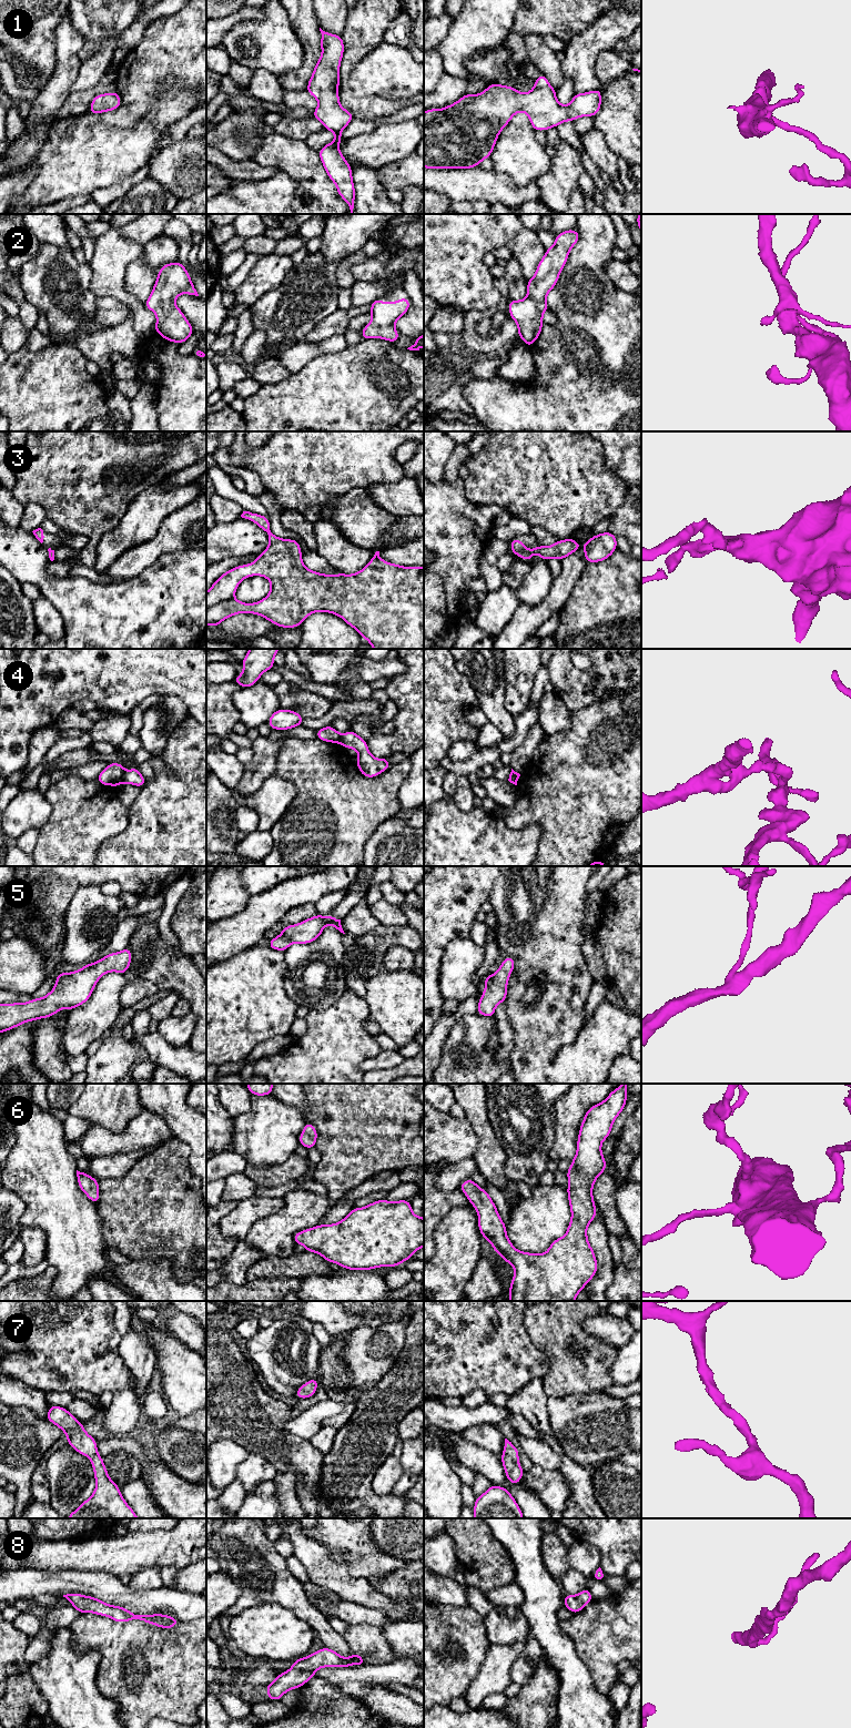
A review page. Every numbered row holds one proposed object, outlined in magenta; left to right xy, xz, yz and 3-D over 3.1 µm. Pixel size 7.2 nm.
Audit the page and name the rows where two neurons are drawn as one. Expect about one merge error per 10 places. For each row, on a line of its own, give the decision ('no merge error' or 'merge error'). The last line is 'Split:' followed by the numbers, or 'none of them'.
1: no merge error
2: no merge error
3: no merge error
4: merge error
5: no merge error
6: no merge error
7: no merge error
8: no merge error
Split: 4

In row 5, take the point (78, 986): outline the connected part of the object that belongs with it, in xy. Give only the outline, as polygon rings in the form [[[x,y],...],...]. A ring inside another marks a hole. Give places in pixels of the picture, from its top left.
[[[128,946],[121,952],[110,953],[95,963],[89,963],[75,972],[59,973],[54,988],[43,998],[32,998],[28,1003],[0,1004],[0,1033],[27,1021],[51,1017],[64,1007],[70,1013],[91,997],[97,982],[105,973],[125,974],[131,958],[132,952]]]

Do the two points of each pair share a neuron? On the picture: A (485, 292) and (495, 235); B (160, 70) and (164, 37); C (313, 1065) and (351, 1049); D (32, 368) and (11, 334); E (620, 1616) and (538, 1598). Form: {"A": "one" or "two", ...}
{"A": "one", "B": "one", "C": "one", "D": "two", "E": "two"}

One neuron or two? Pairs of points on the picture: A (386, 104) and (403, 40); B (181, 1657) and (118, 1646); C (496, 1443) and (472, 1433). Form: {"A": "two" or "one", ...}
{"A": "two", "B": "one", "C": "one"}

